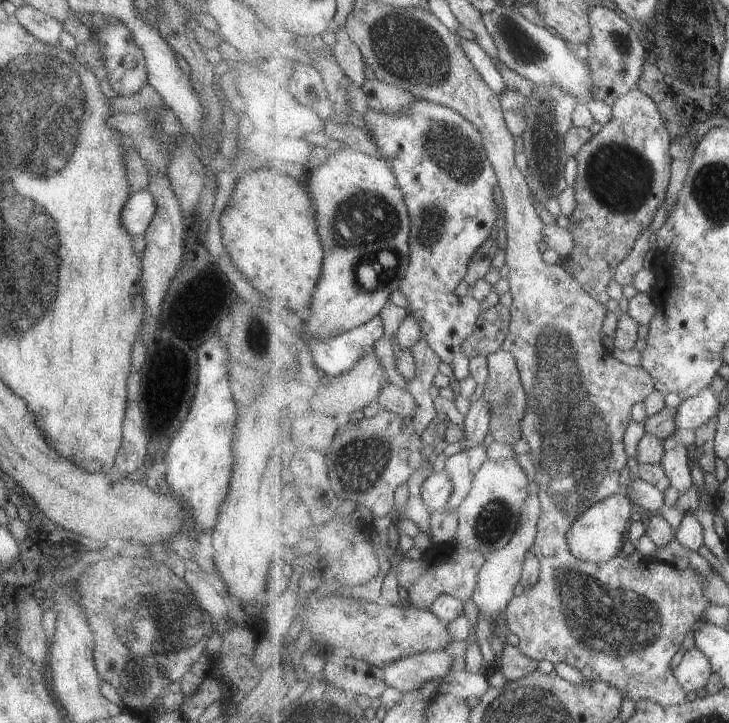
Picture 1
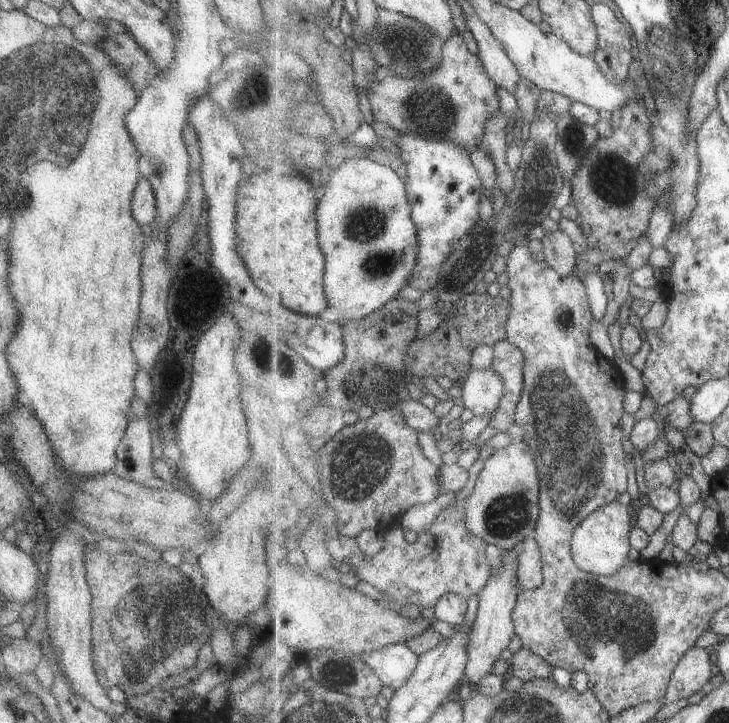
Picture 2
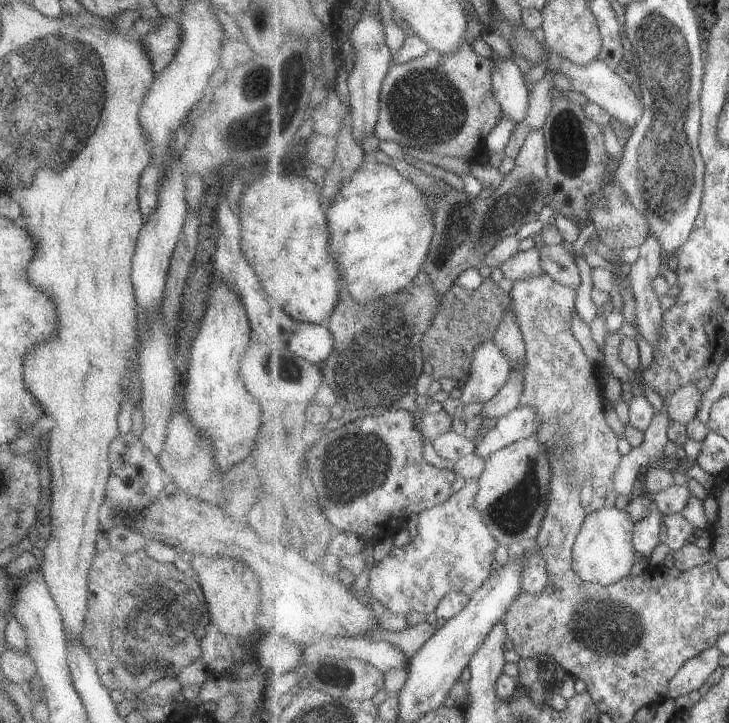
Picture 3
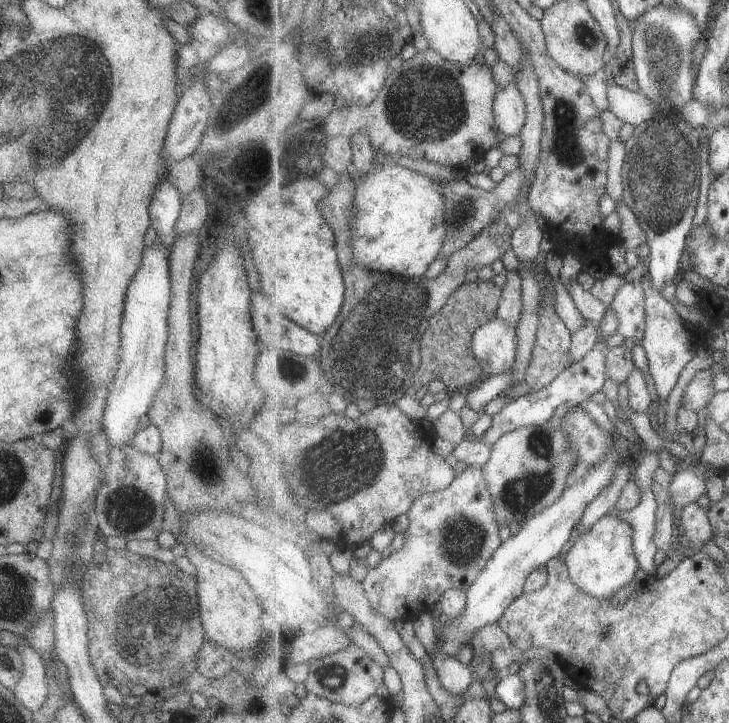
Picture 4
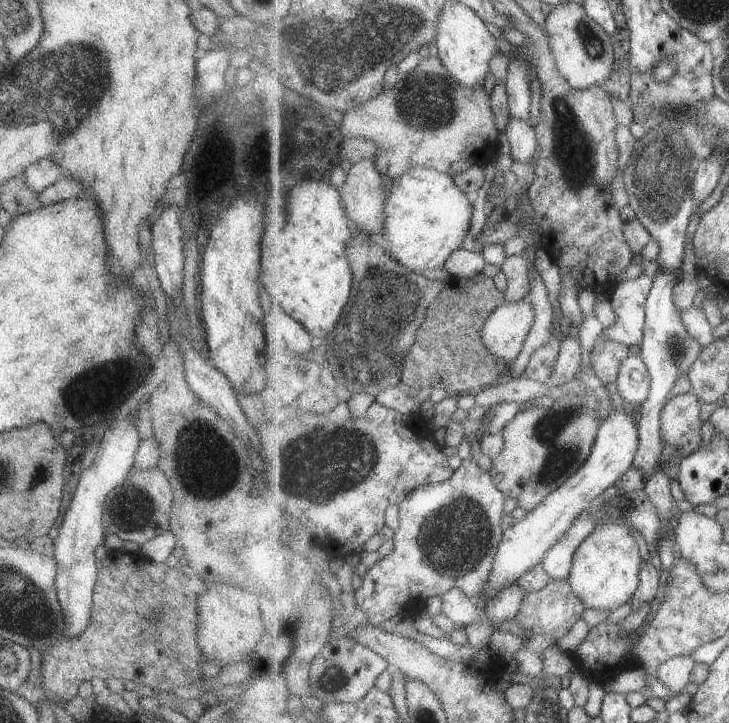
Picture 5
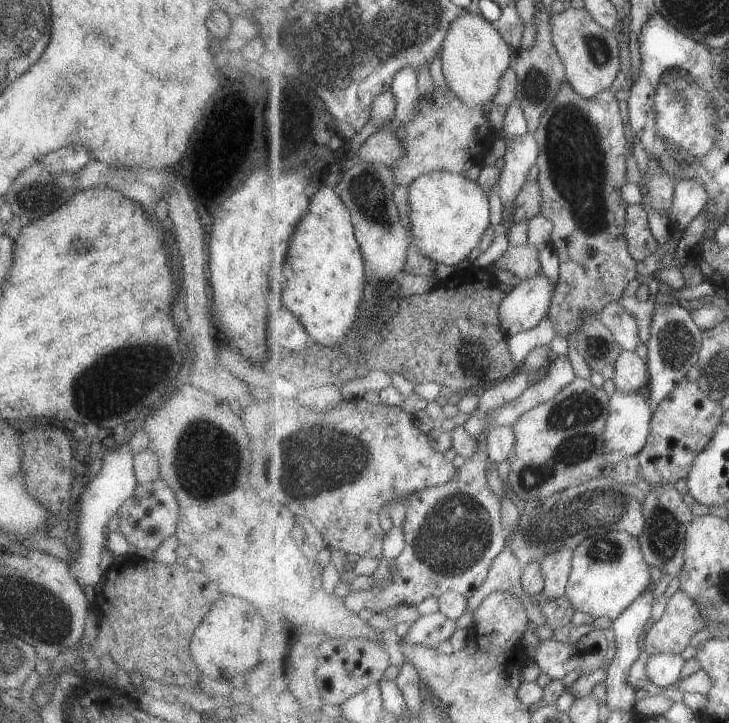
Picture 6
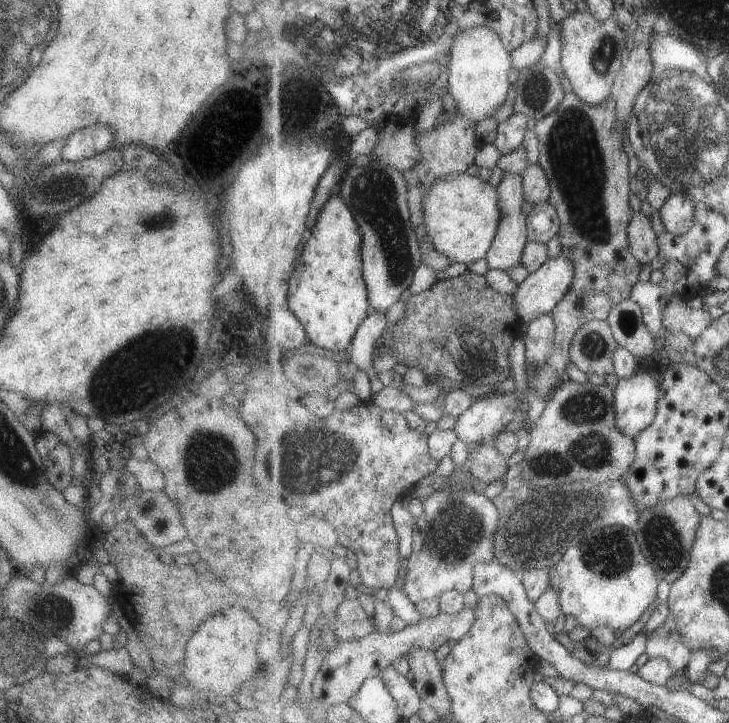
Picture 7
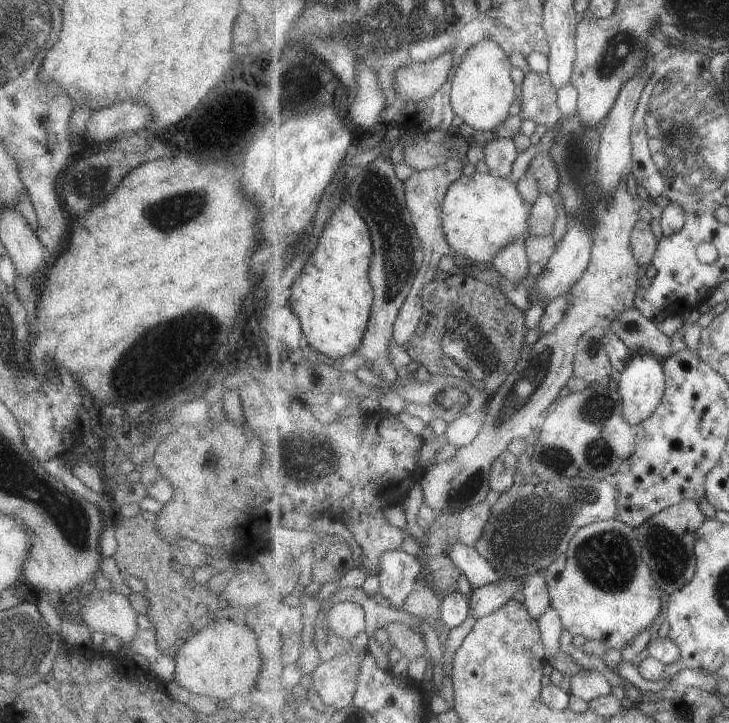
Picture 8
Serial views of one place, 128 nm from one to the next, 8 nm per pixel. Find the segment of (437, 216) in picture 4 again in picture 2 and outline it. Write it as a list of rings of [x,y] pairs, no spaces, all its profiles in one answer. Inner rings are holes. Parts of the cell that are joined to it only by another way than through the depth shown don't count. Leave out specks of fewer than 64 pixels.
[[[354,157],[343,161],[337,168],[330,171],[328,180],[323,181],[323,186],[320,188],[321,202],[319,202],[319,240],[321,240],[321,248],[326,256],[326,275],[324,276],[325,292],[329,297],[329,307],[335,308],[340,316],[340,321],[346,320],[361,320],[366,318],[372,312],[379,310],[385,306],[391,299],[398,297],[401,290],[409,284],[409,278],[417,266],[417,256],[419,256],[419,237],[417,227],[412,218],[411,202],[407,200],[407,183],[405,178],[399,176],[392,166],[379,164],[371,158]]]

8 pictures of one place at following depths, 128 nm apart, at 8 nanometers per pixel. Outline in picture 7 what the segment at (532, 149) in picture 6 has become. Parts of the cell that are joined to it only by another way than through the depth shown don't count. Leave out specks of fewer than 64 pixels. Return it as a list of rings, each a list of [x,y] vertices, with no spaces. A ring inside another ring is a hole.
[[[506,172],[503,180],[497,186],[498,190],[498,204],[501,205],[502,218],[500,219],[499,230],[489,252],[486,254],[486,262],[489,269],[503,269],[509,270],[513,266],[521,263],[521,256],[523,250],[528,243],[528,220],[523,214],[523,200],[524,197],[524,180],[522,174]]]

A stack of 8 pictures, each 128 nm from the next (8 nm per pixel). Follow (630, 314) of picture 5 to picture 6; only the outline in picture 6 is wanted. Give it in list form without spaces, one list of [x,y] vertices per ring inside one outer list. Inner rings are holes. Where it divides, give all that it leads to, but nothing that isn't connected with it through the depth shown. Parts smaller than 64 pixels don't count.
[[[638,275],[637,278],[628,283],[628,287],[619,298],[619,304],[625,306],[637,318],[637,330],[639,330],[641,342],[645,344],[651,340],[651,320],[653,310],[657,308],[655,302],[658,300],[660,288],[661,284],[652,276]],[[643,284],[648,287],[649,297],[646,302],[639,302],[637,300],[637,290]]]

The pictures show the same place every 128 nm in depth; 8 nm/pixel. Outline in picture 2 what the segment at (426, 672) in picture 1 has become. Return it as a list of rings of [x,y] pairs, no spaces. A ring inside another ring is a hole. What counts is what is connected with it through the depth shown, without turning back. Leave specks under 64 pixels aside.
[[[399,643],[383,646],[364,660],[377,671],[385,685],[396,691],[413,676],[419,664],[419,654],[406,643]]]

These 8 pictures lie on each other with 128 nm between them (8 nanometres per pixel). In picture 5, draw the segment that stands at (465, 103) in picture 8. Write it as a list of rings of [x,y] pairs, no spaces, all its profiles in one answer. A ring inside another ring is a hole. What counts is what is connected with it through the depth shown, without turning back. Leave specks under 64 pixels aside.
[[[448,3],[438,25],[437,57],[449,73],[464,88],[483,85],[491,71],[492,61],[500,54],[497,38],[491,34],[487,24],[471,8],[460,3]]]

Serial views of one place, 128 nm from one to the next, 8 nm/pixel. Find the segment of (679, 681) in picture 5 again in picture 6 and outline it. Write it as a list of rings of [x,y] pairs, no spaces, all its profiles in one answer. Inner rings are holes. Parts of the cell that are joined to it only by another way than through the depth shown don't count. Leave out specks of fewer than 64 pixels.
[[[659,653],[650,655],[646,662],[646,676],[650,682],[658,687],[673,688],[680,680],[679,674],[683,670],[685,660],[681,653]]]

